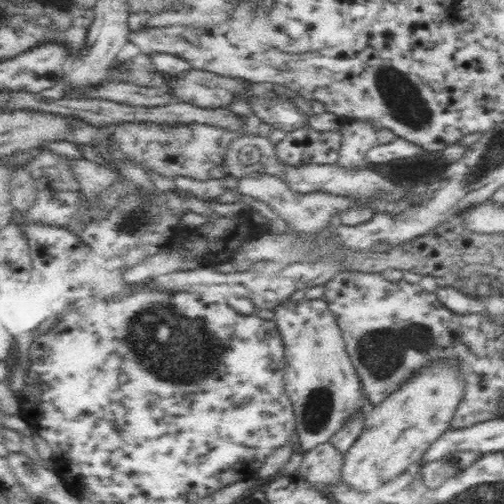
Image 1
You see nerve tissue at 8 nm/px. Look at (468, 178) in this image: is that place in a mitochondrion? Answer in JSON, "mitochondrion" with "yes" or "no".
{"mitochondrion":"yes"}

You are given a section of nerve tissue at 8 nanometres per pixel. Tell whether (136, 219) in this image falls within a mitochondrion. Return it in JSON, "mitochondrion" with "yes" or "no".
{"mitochondrion":"yes"}

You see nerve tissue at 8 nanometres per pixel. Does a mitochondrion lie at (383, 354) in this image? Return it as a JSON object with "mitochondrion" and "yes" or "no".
{"mitochondrion":"yes"}

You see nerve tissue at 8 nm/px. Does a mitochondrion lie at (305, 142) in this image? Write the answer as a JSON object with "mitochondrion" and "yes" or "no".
{"mitochondrion":"no"}

